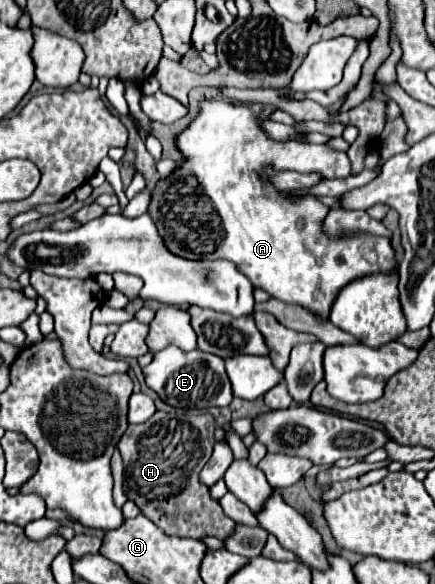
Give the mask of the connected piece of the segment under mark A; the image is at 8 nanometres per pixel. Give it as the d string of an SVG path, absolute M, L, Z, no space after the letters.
M217 99L201 103L199 117L177 137L177 145L185 155L185 163L171 177L159 181L153 187L153 199L149 205L149 213L171 253L185 259L205 259L205 255L207 259L229 259L249 277L253 287L267 291L273 299L283 303L293 303L305 307L307 311L317 311L321 319L329 319L327 315L335 297L351 281L373 273L393 273L397 269L399 263L387 237L357 235L339 241L327 239L321 233L321 221L329 207L323 207L311 195L291 203L267 181L263 173L265 165L273 165L276 171L315 172L323 179L343 179L351 175L351 161L345 153L325 145L271 141L259 129L257 119L247 107Z

